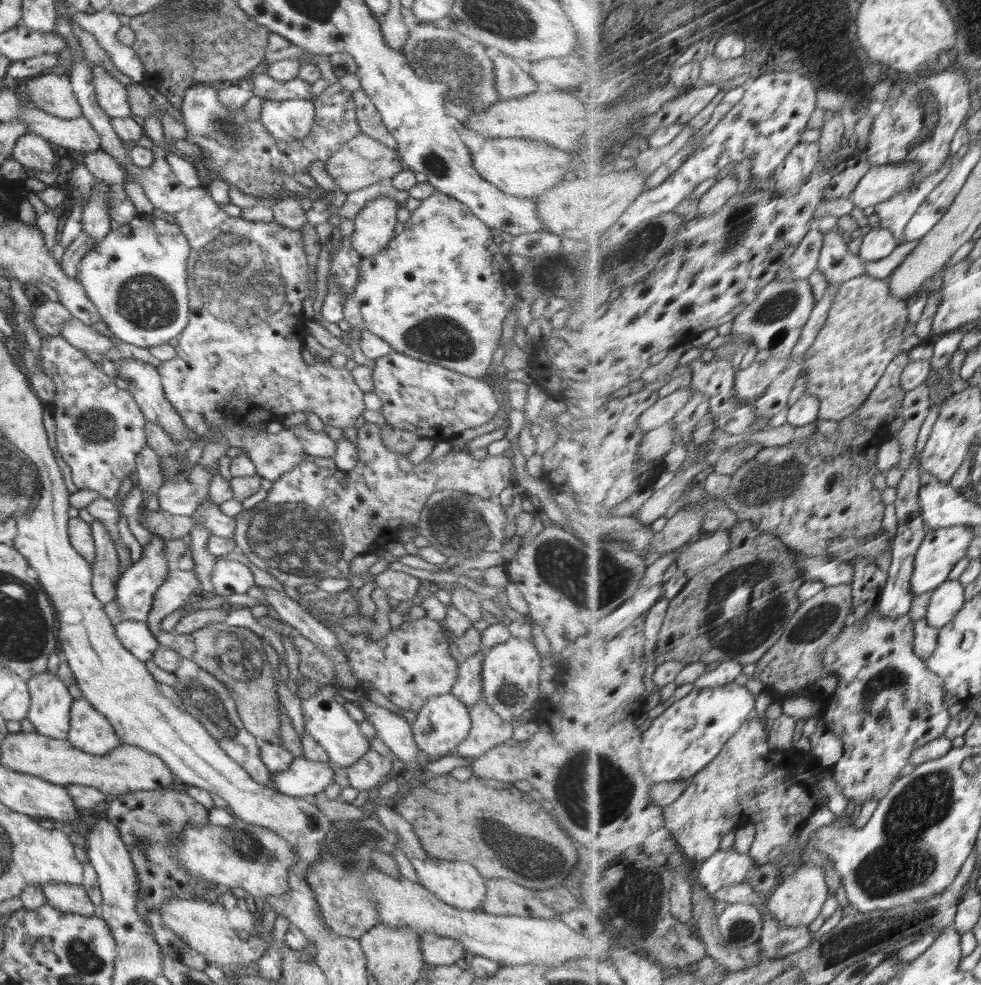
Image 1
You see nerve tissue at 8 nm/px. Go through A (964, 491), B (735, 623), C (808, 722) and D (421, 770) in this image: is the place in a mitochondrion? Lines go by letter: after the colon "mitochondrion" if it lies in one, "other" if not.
A: other
B: mitochondrion
C: other
D: other

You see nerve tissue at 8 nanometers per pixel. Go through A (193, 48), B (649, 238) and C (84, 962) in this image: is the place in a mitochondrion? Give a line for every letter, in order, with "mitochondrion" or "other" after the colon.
A: mitochondrion
B: mitochondrion
C: mitochondrion

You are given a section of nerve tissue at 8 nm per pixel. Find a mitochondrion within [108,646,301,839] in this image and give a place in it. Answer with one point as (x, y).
(205, 697)

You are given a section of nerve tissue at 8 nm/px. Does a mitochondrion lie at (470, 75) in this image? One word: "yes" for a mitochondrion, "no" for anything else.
yes

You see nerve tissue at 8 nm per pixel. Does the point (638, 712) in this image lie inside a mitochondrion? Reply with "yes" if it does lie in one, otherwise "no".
no

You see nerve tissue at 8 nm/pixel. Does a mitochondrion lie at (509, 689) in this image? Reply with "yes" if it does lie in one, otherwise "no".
yes

